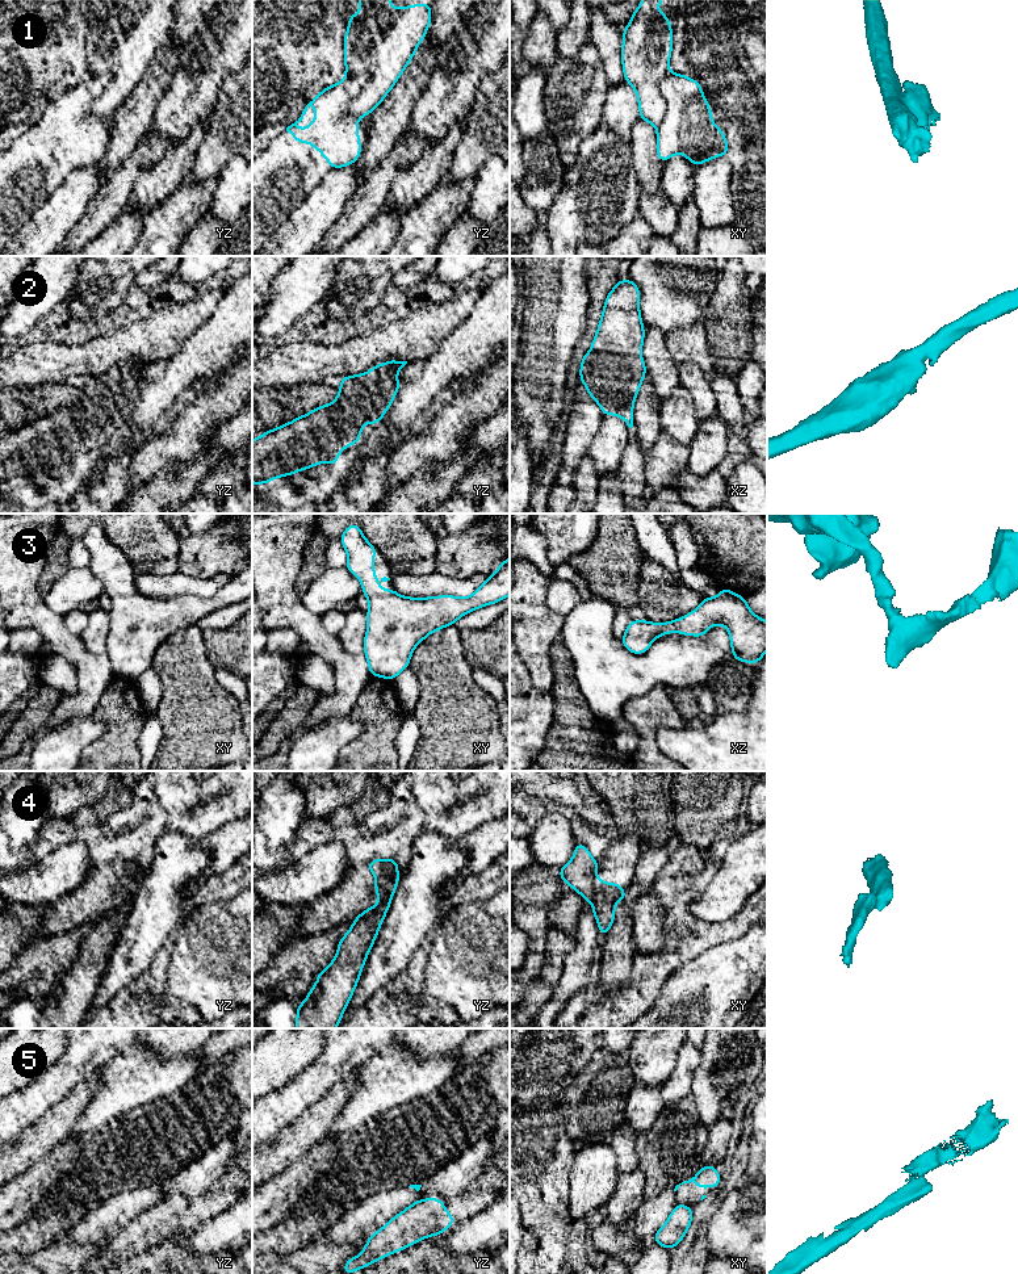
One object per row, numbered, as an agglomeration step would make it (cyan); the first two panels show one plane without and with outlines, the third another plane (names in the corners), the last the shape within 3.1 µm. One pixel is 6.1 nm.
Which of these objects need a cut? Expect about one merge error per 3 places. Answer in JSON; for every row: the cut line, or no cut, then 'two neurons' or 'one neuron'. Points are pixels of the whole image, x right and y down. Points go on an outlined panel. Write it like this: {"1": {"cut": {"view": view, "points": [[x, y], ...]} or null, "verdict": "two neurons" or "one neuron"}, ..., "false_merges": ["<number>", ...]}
{"1": {"cut": {"view": "yz", "points": [[368, 74], [364, 87], [348, 103], [348, 112], [359, 118]]}, "verdict": "two neurons"}, "2": {"cut": null, "verdict": "one neuron"}, "3": {"cut": null, "verdict": "one neuron"}, "4": {"cut": {"view": "xy", "points": [[594, 879], [593, 897], [590, 900]]}, "verdict": "two neurons"}, "5": {"cut": {"view": "yz", "points": [[418, 1199], [415, 1203]]}, "verdict": "two neurons"}, "false_merges": ["1", "4", "5"]}

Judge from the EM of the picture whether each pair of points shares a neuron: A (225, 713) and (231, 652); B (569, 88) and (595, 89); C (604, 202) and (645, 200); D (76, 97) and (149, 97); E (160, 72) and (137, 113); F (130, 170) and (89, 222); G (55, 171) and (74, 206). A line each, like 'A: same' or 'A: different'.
A: different
B: same
C: different
D: different
E: same
F: same
G: different

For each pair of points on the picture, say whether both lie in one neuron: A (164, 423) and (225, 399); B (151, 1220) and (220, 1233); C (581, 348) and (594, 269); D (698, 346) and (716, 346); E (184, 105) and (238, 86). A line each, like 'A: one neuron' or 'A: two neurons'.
A: two neurons
B: two neurons
C: one neuron
D: two neurons
E: two neurons

